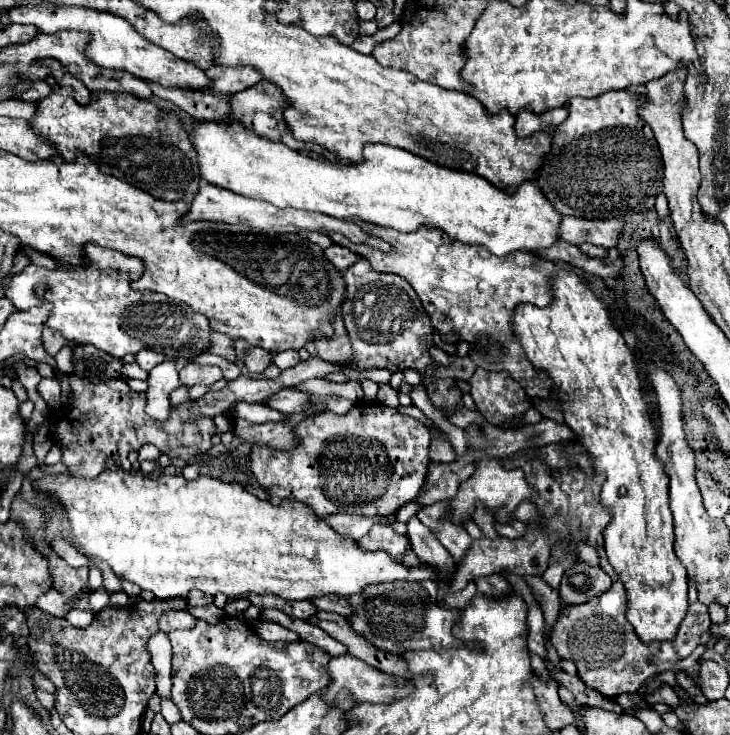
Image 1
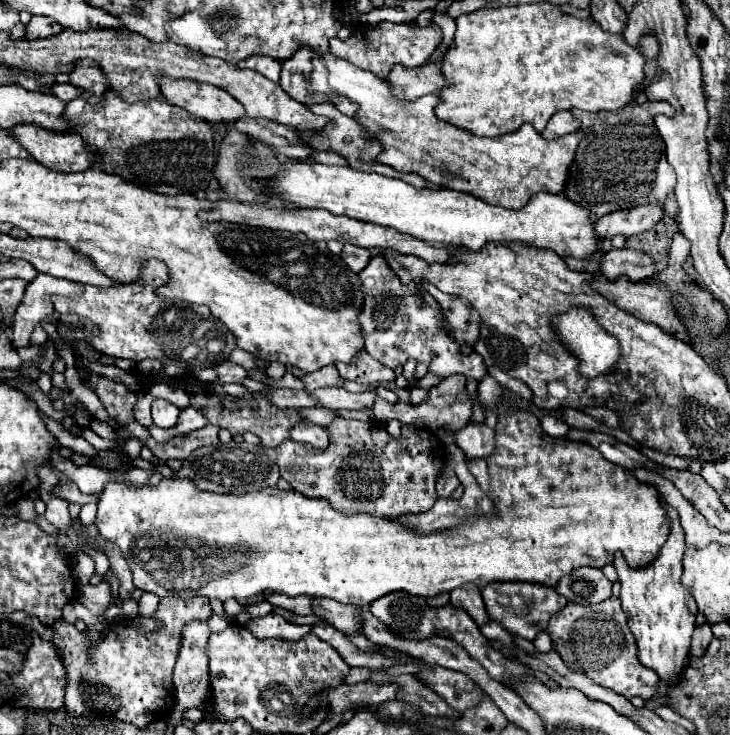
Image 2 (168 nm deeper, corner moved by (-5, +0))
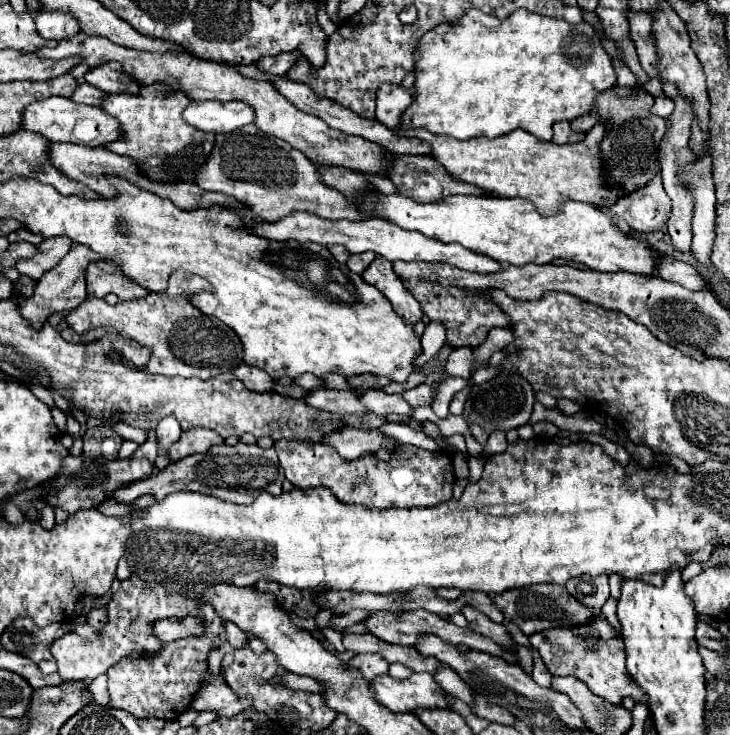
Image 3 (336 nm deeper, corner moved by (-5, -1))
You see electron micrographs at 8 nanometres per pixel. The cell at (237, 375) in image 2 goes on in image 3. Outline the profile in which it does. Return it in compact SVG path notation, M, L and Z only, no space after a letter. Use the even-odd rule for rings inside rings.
M241 363L231 373L235 379L245 383L245 387L249 387L251 391L269 391L273 387L273 379L259 367L249 367L249 365Z

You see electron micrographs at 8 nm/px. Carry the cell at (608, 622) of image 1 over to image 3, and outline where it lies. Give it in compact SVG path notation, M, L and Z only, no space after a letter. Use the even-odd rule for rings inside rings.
M603 613L595 615L589 623L577 627L557 627L539 631L531 637L531 645L539 651L543 663L553 675L571 675L581 679L595 695L603 697L605 701L619 705L623 697L631 697L635 703L647 705L645 691L633 683L633 677L627 673L625 667L625 645L621 633L609 625Z

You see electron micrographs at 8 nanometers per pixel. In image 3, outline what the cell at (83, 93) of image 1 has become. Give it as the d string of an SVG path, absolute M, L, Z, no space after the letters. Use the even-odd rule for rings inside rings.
M117 61L103 63L85 73L85 81L105 93L137 93L139 85L129 79Z

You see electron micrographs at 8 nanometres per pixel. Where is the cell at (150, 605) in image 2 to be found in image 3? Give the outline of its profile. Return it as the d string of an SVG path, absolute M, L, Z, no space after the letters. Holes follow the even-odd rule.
M131 575L129 579L121 581L121 587L117 589L117 593L113 593L107 609L109 609L109 619L107 619L107 625L103 627L103 635L97 641L85 641L85 639L77 637L75 633L67 633L65 637L51 643L51 655L57 663L57 673L61 675L63 681L83 681L83 683L87 683L87 679L89 679L89 683L91 683L97 675L105 673L111 665L115 665L121 657L129 655L131 651L135 651L135 653L157 653L161 649L161 641L157 637L153 637L149 625L153 621L165 619L165 617L193 615L195 613L195 599L185 597L185 595L171 595L163 587L153 587L153 591L143 591L141 579L137 575Z

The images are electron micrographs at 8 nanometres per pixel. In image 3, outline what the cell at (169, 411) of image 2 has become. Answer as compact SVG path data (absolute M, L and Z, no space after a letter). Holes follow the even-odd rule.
M165 417L165 419L161 419L161 423L157 425L155 433L157 433L157 439L159 439L159 449L161 449L161 451L167 451L169 445L179 439L179 435L181 435L181 425L179 425L177 419L173 419L173 417Z

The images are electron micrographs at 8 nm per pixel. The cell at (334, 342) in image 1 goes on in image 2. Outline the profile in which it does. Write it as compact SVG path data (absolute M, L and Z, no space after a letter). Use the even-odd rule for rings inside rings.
M365 350L359 354L357 362L353 362L349 366L345 366L343 362L339 362L337 370L339 370L341 378L353 380L353 382L363 382L363 384L393 382L395 380L395 372L391 368L387 368L385 364L377 362L375 358L371 358Z

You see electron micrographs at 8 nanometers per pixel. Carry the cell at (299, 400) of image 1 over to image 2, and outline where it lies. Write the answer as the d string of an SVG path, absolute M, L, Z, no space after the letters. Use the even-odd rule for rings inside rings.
M321 388L321 390L315 390L313 396L319 400L321 406L331 408L331 410L373 408L375 398L377 398L377 394L371 390L361 392L361 394L353 394L353 392L347 392L343 388Z

